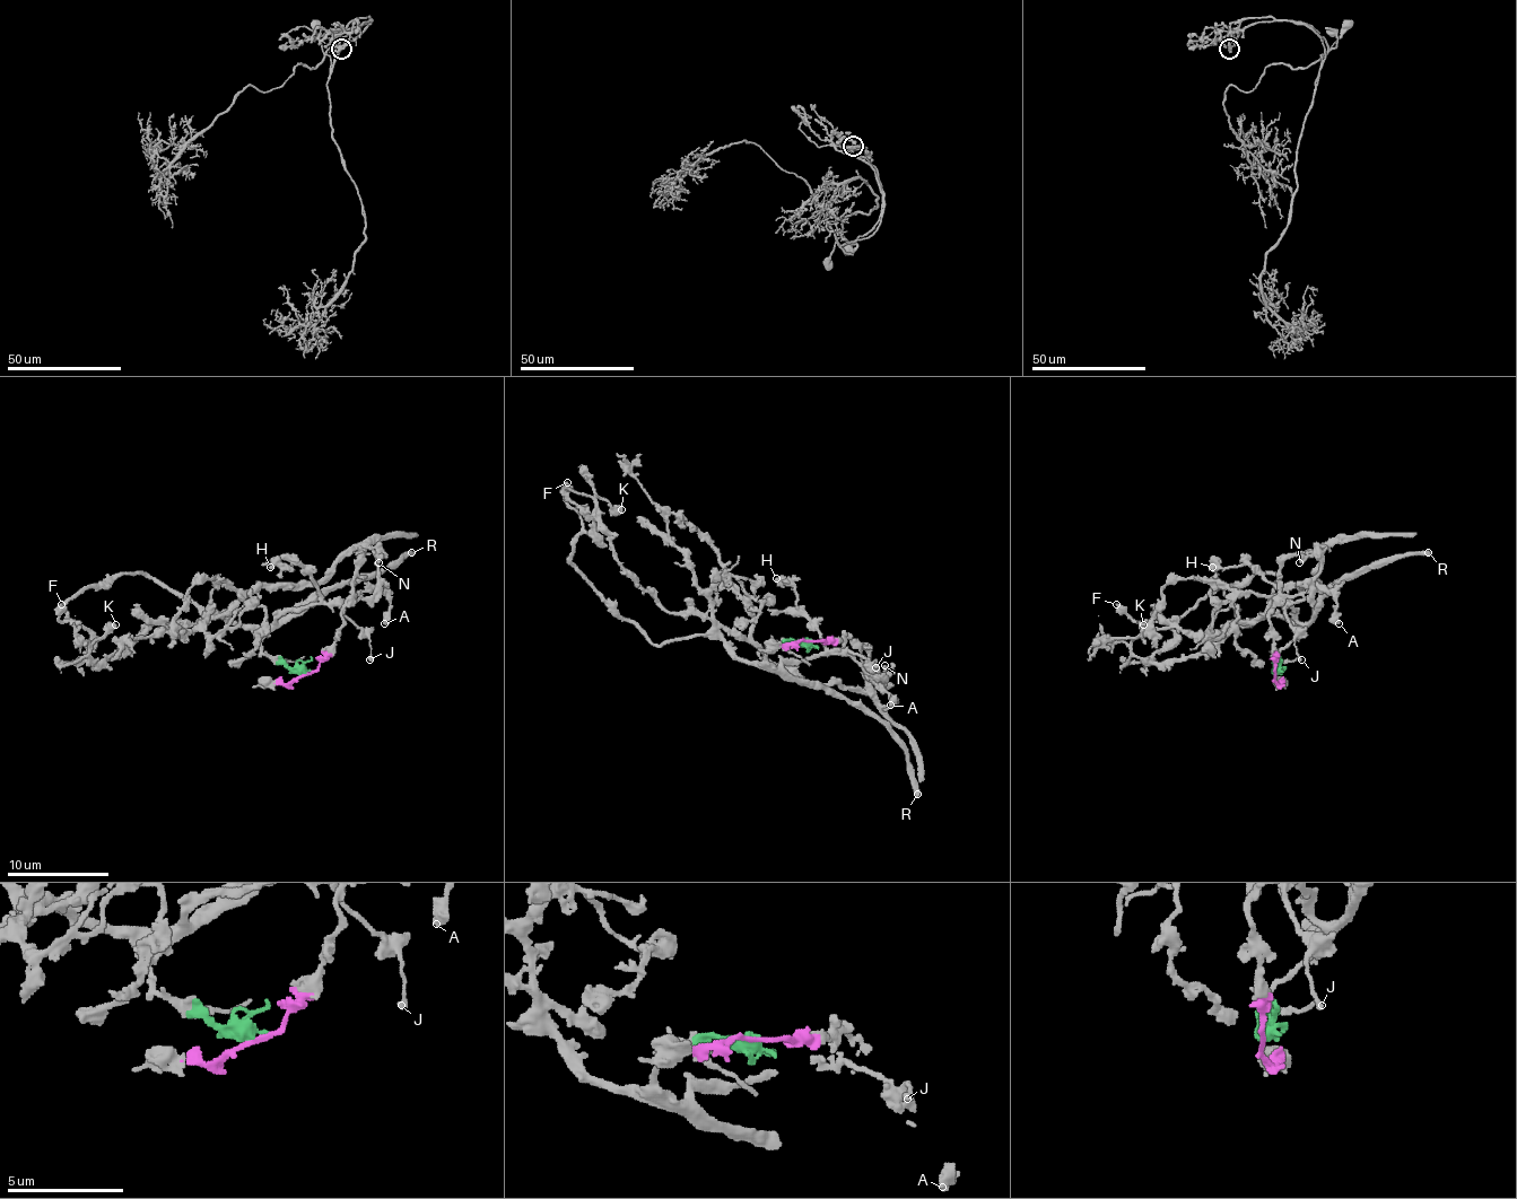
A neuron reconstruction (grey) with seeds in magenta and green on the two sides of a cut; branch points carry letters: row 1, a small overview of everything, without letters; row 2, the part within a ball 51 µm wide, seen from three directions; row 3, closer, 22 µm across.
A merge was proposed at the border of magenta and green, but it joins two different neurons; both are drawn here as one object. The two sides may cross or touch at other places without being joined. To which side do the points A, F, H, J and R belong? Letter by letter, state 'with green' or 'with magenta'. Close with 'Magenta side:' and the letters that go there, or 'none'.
A: with magenta
F: with green
H: with green
J: with green
R: with green
Magenta side: A

